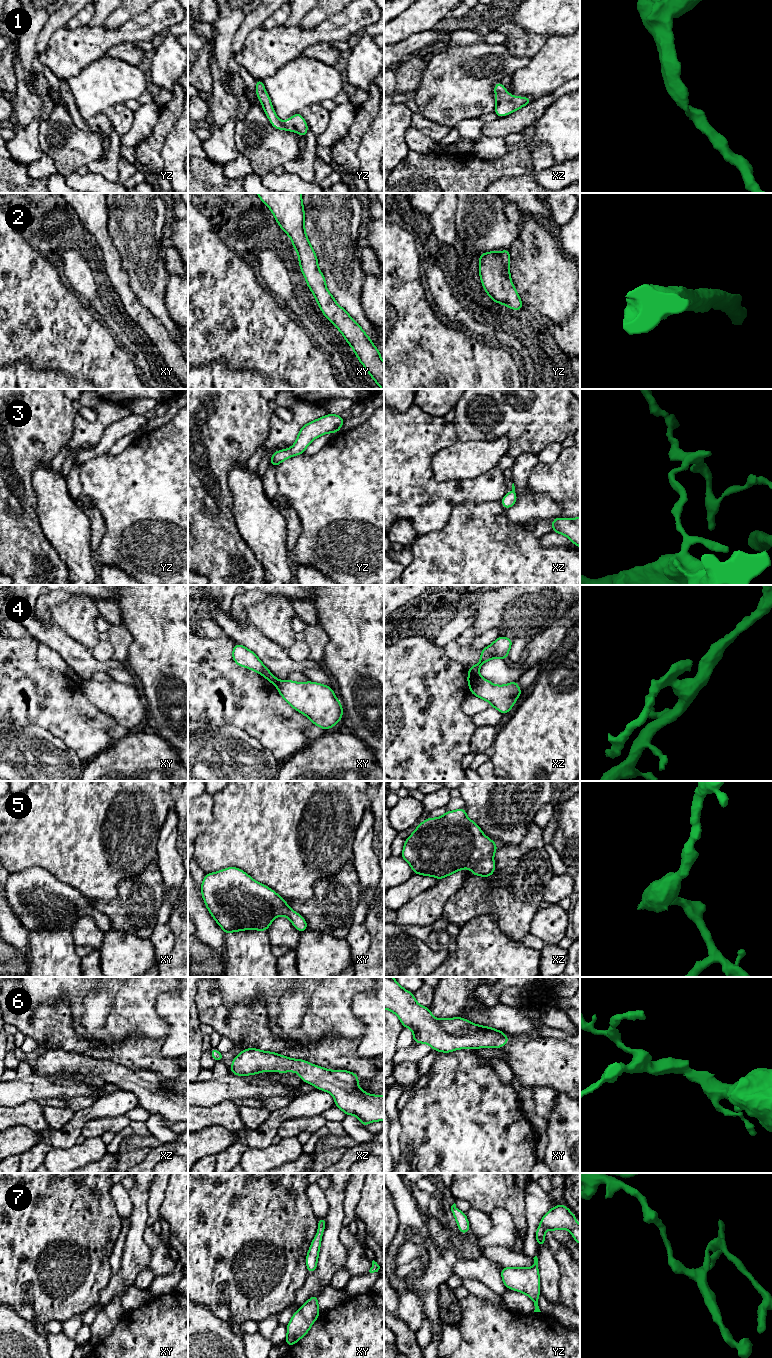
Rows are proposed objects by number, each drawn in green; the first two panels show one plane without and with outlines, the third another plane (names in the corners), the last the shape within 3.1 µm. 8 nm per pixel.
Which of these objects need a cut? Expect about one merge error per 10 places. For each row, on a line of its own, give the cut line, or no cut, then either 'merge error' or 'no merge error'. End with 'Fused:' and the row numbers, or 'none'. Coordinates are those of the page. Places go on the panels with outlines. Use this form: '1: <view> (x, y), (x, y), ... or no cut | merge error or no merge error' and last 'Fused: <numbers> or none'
1: no cut | no merge error
2: no cut | no merge error
3: no cut | no merge error
4: xz (478, 676), (470, 688) | merge error
5: no cut | no merge error
6: no cut | no merge error
7: no cut | no merge error
Fused: 4

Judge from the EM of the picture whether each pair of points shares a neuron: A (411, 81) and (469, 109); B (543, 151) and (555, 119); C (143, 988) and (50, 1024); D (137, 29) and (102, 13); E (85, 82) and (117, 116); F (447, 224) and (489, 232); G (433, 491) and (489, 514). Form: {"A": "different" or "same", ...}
{"A": "different", "B": "different", "C": "different", "D": "different", "E": "different", "F": "different", "G": "different"}

